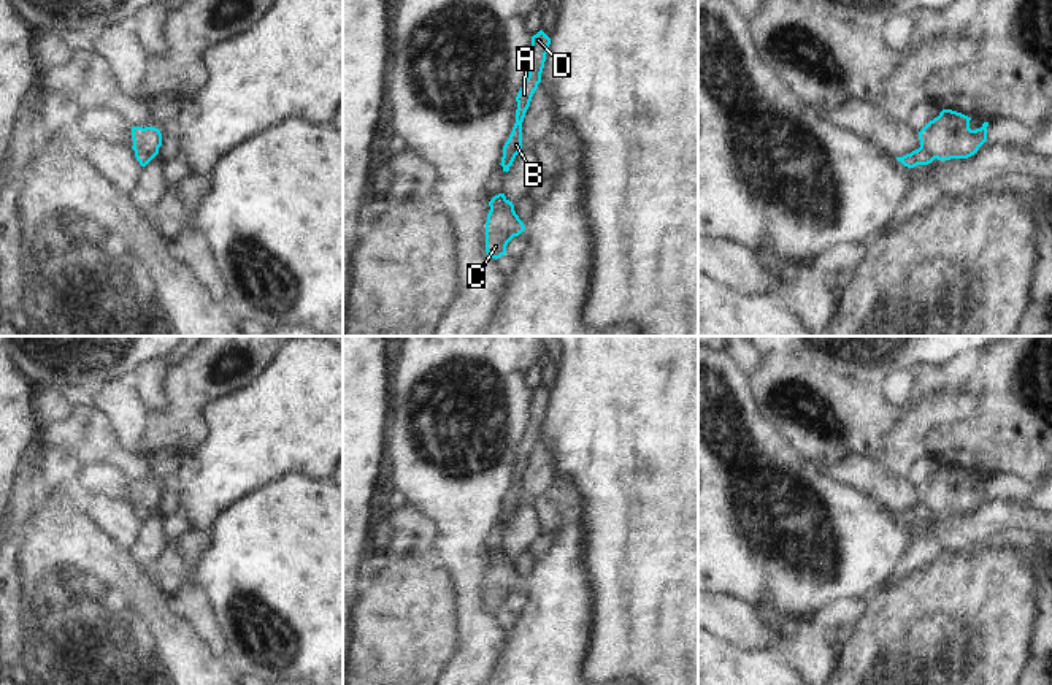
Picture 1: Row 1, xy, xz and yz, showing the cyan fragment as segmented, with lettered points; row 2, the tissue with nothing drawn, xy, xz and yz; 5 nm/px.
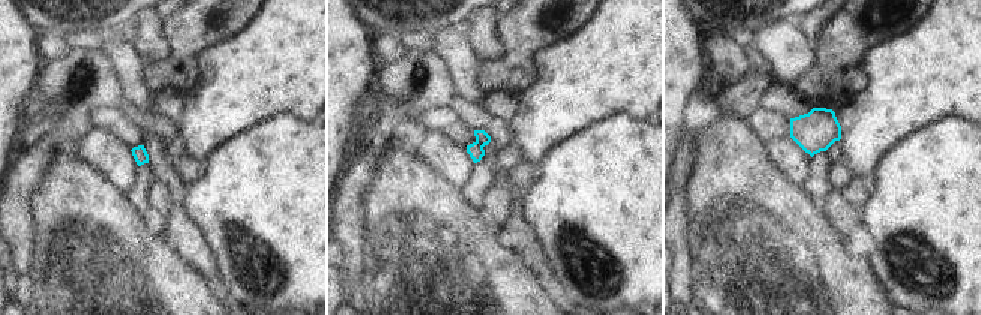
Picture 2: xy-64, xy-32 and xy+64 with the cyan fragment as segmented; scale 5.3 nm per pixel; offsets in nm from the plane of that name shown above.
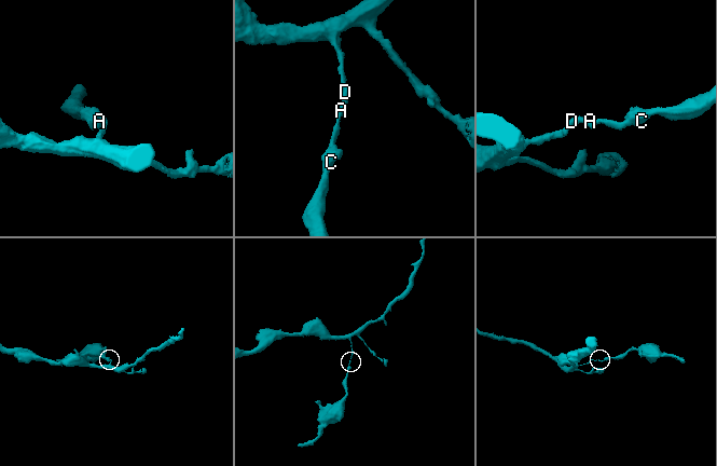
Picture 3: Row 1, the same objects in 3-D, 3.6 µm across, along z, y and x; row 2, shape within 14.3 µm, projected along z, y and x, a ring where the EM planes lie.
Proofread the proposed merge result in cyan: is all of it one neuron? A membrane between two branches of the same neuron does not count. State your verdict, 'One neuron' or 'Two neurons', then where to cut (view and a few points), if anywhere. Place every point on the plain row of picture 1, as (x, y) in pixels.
Two neurons. Split along xy (135, 505), (143, 505), (154, 511)

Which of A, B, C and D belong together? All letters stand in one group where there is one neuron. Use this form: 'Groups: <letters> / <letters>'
Groups: A B D / C

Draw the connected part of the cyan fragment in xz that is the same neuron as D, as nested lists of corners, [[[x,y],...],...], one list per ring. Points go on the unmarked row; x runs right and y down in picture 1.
[[[543,385],[532,392],[528,431],[522,438],[522,442],[516,452],[516,479],[508,496],[503,501],[503,512],[500,520],[506,528],[509,526],[509,522],[522,504],[522,477],[530,461],[532,452],[538,444],[538,439],[541,438],[541,428],[544,423],[549,400],[551,393]]]

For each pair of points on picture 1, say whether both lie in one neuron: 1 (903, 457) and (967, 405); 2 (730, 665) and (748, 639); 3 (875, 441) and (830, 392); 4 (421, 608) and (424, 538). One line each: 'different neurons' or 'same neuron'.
1: same neuron
2: different neurons
3: same neuron
4: different neurons

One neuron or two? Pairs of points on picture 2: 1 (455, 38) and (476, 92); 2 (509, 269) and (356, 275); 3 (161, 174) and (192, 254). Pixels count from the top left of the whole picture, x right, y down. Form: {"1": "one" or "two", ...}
{"1": "one", "2": "two", "3": "one"}

